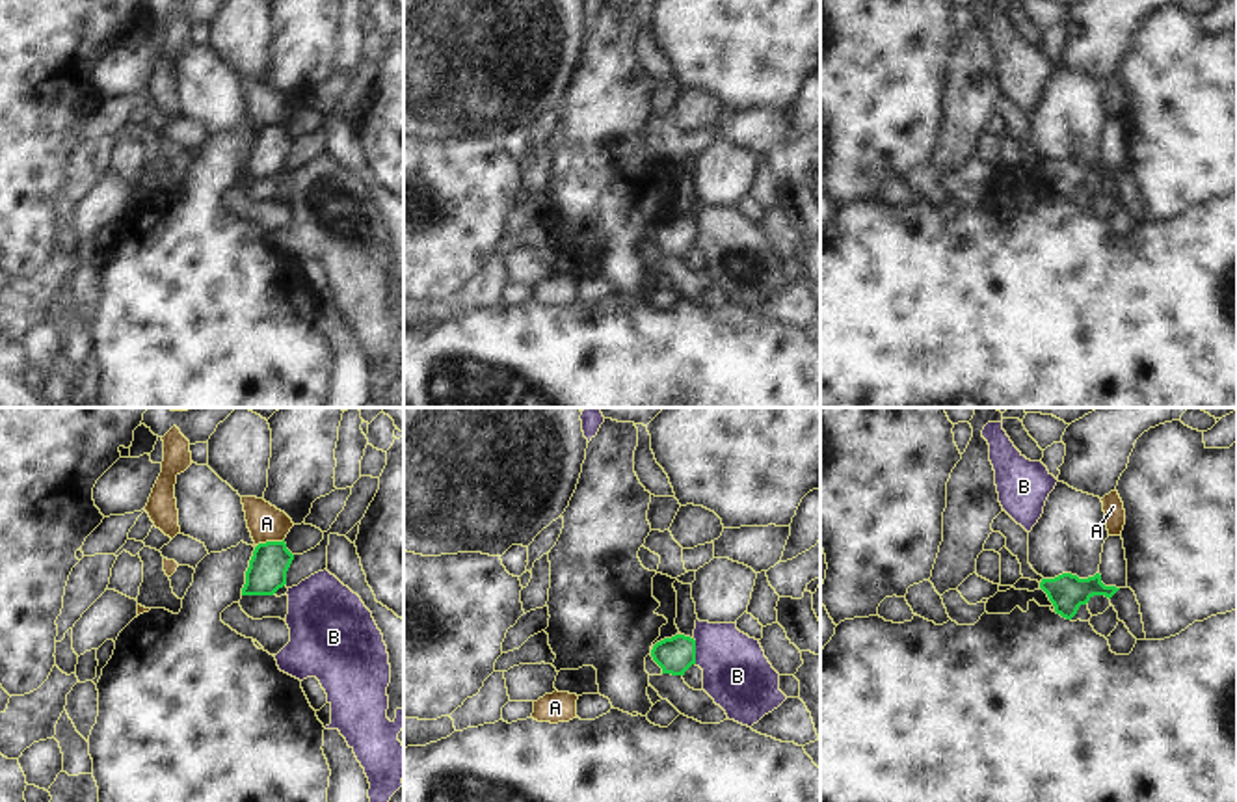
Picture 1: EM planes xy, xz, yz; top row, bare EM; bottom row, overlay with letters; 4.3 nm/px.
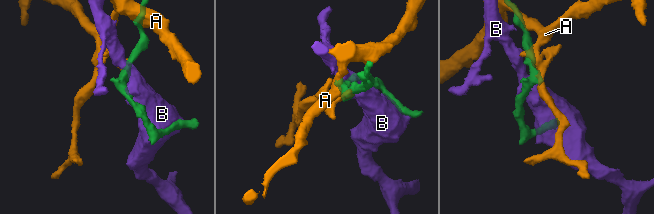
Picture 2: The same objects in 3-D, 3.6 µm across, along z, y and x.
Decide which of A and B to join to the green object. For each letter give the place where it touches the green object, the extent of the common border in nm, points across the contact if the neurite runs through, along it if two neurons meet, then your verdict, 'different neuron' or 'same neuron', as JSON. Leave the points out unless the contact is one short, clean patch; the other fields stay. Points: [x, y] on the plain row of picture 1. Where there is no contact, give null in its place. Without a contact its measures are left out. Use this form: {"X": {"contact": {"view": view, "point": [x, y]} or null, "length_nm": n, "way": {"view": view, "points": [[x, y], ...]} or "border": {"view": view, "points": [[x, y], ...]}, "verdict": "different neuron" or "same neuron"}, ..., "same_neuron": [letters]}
{"A": {"contact": {"view": "xy", "point": [270, 125]}, "length_nm": 120, "border": {"view": "xy", "points": [[283, 121], [257, 129]]}, "verdict": "different neuron"}, "B": {"contact": {"view": "xz", "point": [694, 235]}, "length_nm": 110, "verdict": "different neuron"}, "same_neuron": []}

